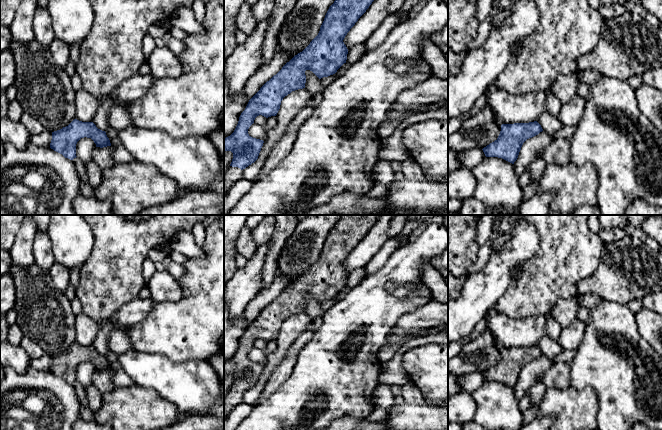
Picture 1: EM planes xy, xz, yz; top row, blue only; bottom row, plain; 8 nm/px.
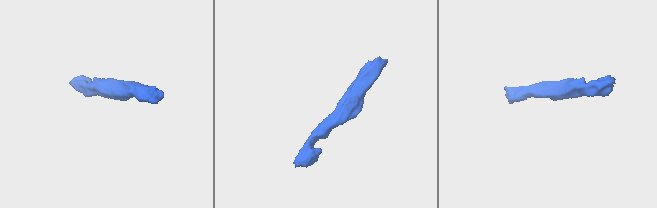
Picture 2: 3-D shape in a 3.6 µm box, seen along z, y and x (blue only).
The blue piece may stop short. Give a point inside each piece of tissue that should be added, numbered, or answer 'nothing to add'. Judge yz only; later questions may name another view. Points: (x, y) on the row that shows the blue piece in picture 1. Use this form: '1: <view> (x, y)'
nothing to add

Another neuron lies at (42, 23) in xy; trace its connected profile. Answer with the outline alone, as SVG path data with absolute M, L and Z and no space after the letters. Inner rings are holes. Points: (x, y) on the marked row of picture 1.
M37 7L32 23L35 39L37 42L49 48L50 44L55 38L55 34L52 29L52 18L46 7Z

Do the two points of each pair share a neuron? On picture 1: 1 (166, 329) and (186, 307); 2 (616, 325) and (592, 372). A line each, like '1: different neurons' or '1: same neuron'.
1: same neuron
2: same neuron

